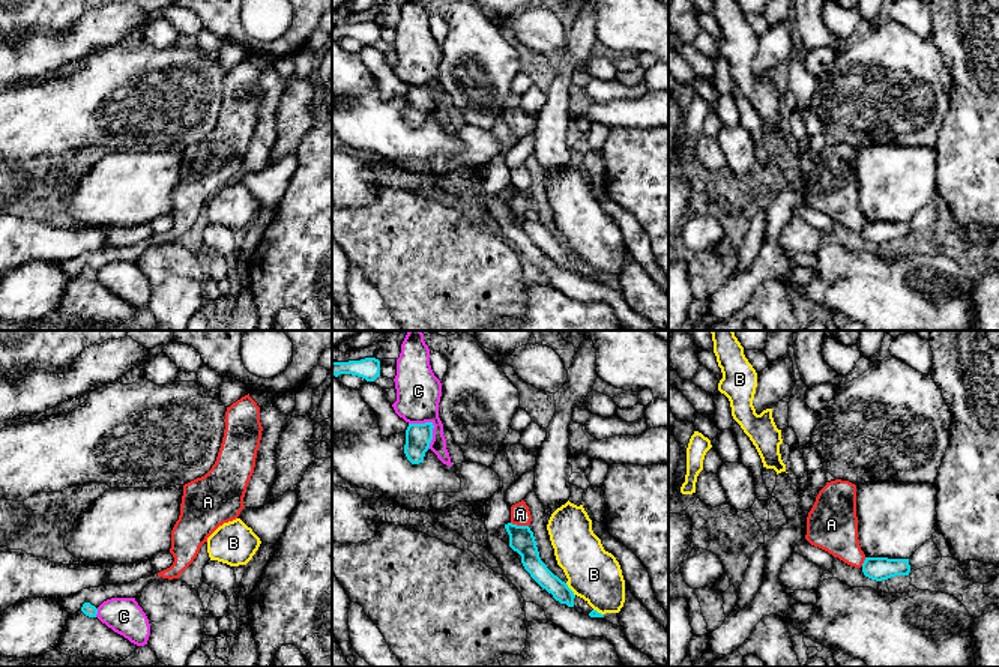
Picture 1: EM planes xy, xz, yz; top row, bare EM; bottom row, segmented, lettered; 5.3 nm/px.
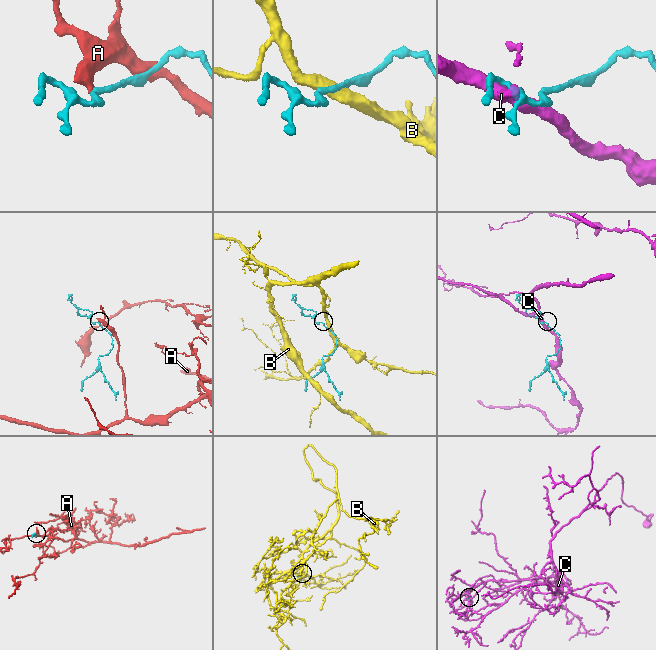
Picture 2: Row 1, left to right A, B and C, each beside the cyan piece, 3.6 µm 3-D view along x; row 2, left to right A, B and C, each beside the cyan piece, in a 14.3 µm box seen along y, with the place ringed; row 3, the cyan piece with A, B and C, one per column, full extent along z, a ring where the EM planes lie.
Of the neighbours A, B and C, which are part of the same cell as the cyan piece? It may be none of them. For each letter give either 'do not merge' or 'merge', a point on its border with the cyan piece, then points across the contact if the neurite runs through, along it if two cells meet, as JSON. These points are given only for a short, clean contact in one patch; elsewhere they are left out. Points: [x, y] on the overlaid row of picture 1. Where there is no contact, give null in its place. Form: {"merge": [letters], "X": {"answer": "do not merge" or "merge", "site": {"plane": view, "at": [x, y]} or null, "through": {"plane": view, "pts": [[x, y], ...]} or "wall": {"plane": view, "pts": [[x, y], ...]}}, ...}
{"merge": [], "A": {"answer": "do not merge", "site": {"plane": "xz", "at": [520, 526]}, "wall": {"plane": "xz", "pts": [[511, 522], [528, 526]]}}, "B": {"answer": "do not merge", "site": {"plane": "xz", "at": [570, 589]}}, "C": {"answer": "do not merge", "site": {"plane": "xz", "at": [433, 425]}}}

